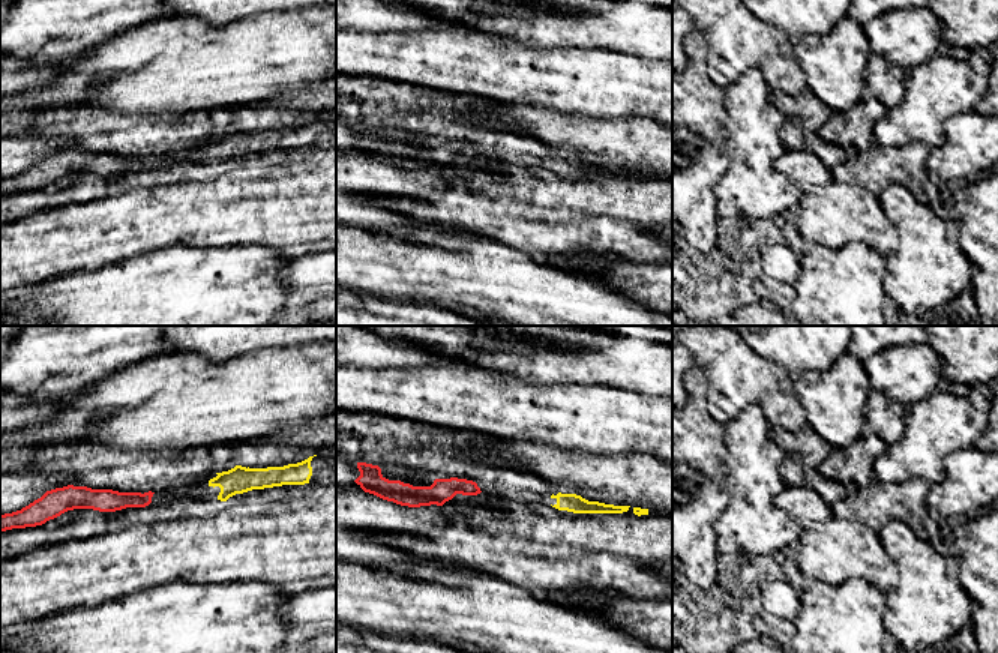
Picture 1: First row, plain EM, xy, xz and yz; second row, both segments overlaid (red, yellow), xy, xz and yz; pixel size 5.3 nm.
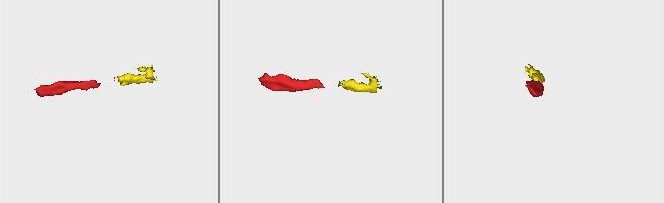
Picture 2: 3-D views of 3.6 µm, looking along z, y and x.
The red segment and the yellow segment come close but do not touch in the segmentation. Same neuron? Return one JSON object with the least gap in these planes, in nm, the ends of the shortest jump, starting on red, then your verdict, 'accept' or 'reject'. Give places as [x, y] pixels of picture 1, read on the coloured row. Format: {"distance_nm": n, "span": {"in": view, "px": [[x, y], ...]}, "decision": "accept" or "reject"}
{"distance_nm": 300, "span": {"in": "xy", "px": [[153, 493], [209, 485]]}, "decision": "accept"}

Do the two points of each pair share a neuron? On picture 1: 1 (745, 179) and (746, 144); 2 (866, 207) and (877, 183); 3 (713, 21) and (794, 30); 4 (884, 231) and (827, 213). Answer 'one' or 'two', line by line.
1: one
2: two
3: two
4: one

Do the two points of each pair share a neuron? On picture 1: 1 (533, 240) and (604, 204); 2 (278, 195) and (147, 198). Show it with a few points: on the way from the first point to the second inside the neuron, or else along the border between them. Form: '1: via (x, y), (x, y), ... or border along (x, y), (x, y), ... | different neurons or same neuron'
1: via (551, 222), (560, 213), (575, 213), (586, 207) | same neuron
2: via (245, 200), (180, 200) | same neuron

